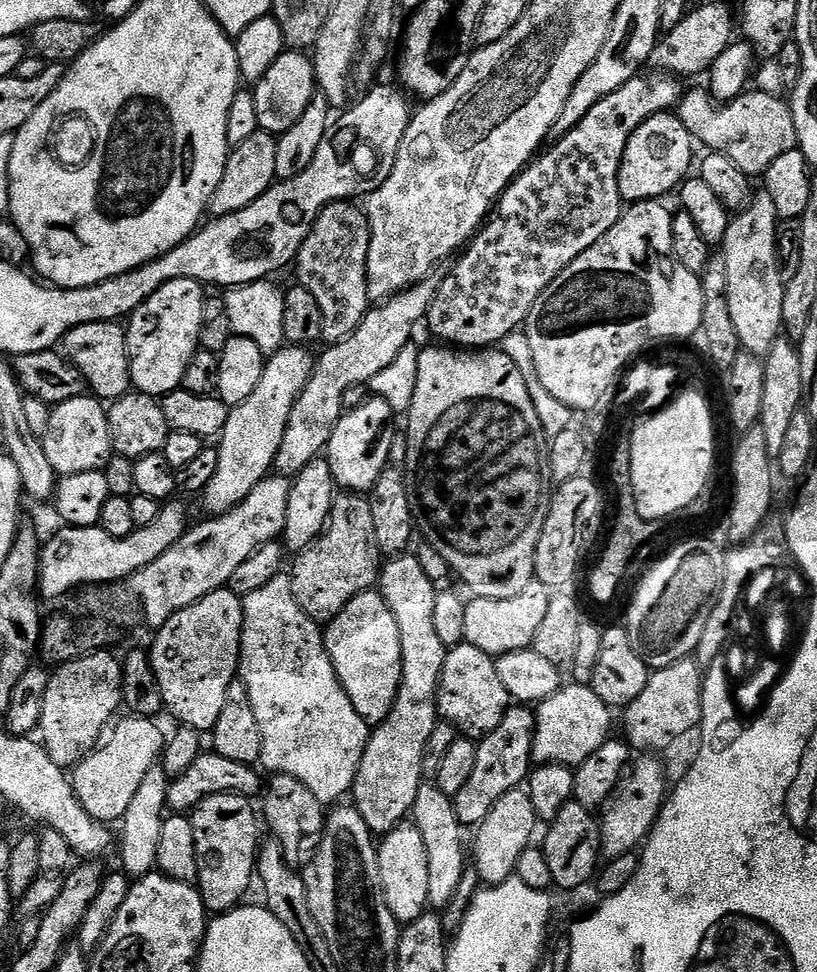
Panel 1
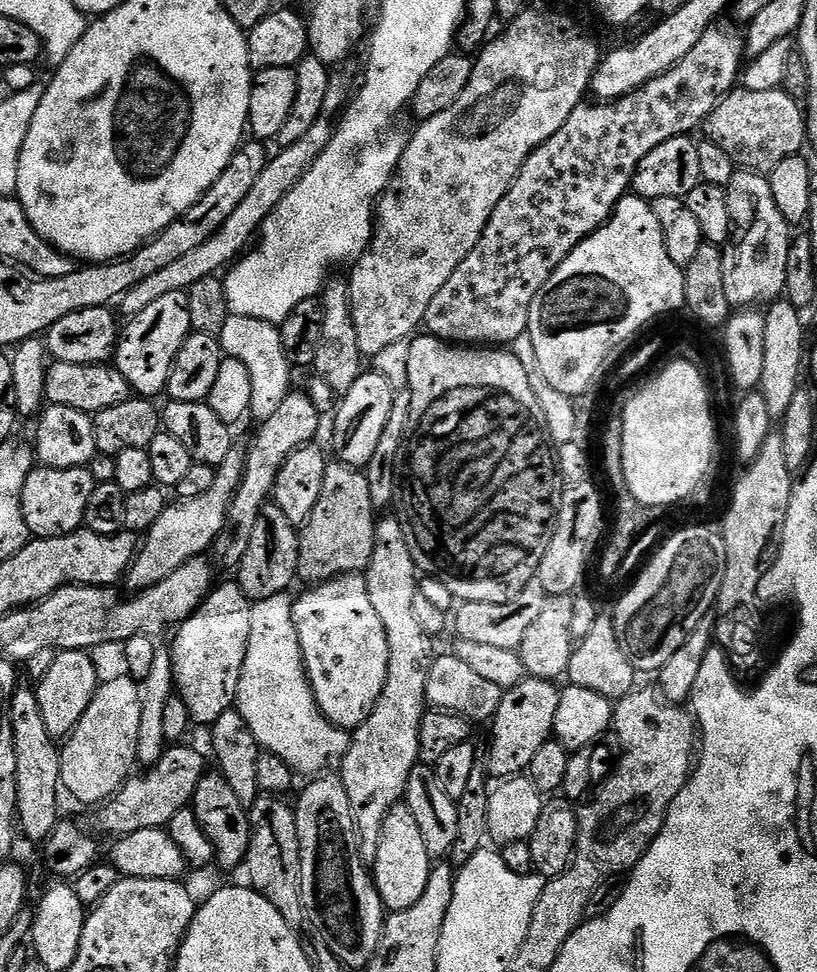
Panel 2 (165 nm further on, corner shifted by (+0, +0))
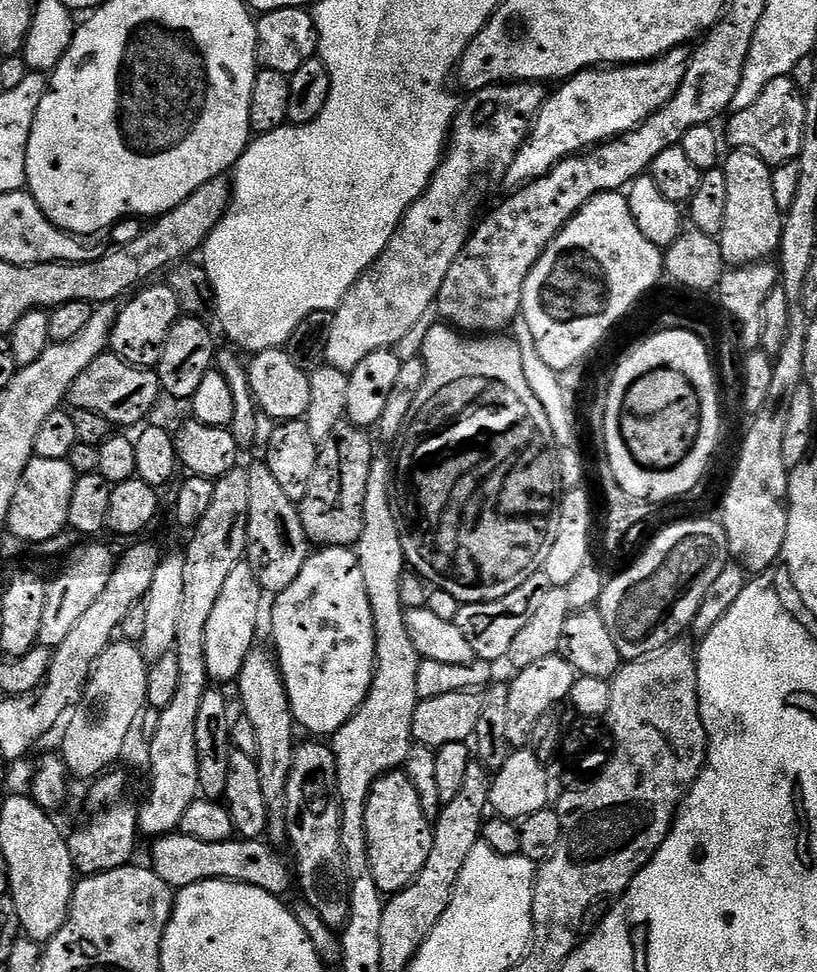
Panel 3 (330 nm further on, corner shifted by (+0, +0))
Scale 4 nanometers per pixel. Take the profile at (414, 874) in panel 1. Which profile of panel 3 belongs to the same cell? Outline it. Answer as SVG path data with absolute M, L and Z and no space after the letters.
M407 771L388 772L377 778L366 802L366 842L370 874L374 874L381 894L401 892L418 878L418 870L422 870L426 858L430 858L433 827L433 821L422 814L418 790L414 790L414 782L410 782Z

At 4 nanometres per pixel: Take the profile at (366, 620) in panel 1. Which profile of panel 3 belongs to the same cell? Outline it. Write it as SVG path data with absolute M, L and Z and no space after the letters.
M320 548L309 555L308 561L298 570L298 578L286 586L286 590L275 593L272 604L272 640L276 643L274 655L280 667L280 673L286 686L288 701L292 707L292 717L297 725L308 732L313 732L313 737L330 738L351 716L362 706L362 702L368 697L368 691L372 685L372 676L376 672L376 635L374 634L374 618L370 614L370 598L366 598L366 582L362 578L362 566L360 559L356 557L352 548Z

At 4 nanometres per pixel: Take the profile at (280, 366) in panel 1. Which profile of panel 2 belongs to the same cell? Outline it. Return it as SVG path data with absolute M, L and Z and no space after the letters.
M233 450L226 454L224 461L216 468L214 486L210 486L210 490L206 490L206 494L198 494L198 498L177 499L175 502L169 503L166 510L162 510L158 520L148 528L147 532L143 533L142 543L126 571L126 584L128 580L132 590L149 588L170 578L170 574L174 574L174 570L178 570L196 556L204 556L207 553L207 548L209 551L213 547L217 537L224 531L225 514L227 514L230 502L240 485L240 479L244 473L244 457L245 453L239 452L239 450Z

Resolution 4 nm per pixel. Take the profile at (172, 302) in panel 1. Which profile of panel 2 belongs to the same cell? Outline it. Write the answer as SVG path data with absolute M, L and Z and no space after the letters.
M187 292L165 294L142 310L142 314L131 317L128 324L119 329L114 353L114 367L126 378L133 393L140 398L156 398L166 389L166 378L174 364L174 354L194 331L190 322L190 302Z

